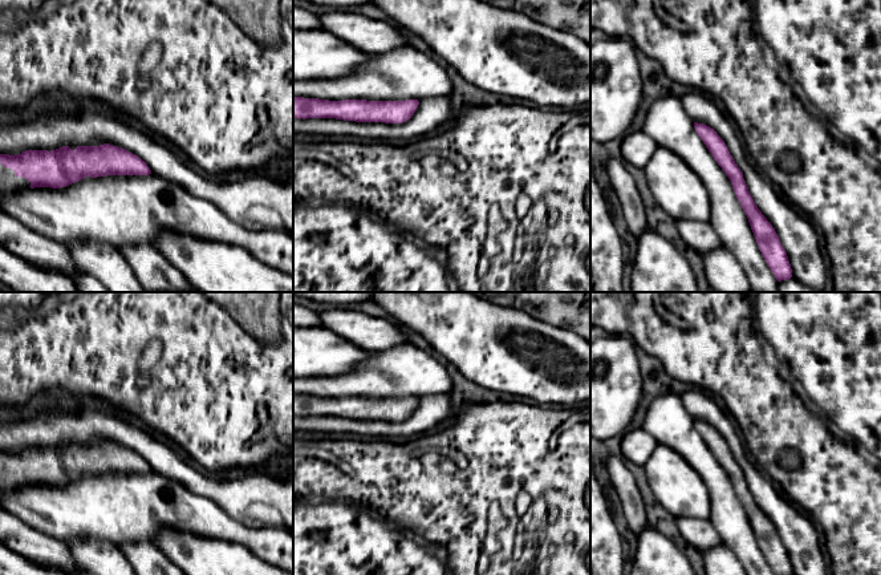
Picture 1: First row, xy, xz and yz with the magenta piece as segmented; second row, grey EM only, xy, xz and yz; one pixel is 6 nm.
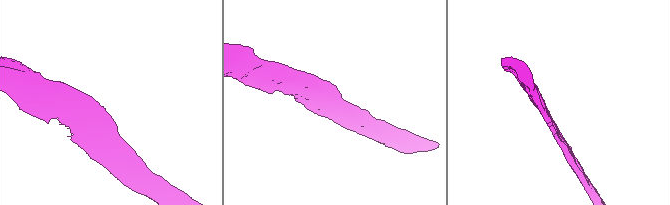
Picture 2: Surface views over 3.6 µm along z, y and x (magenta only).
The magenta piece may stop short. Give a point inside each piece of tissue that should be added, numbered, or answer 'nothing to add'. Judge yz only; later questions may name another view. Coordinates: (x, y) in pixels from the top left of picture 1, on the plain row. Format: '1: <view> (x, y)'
nothing to add

